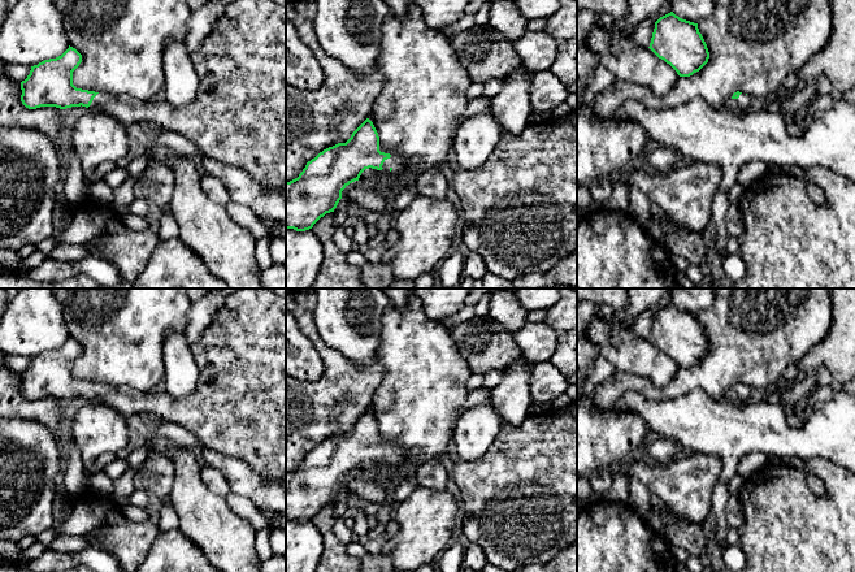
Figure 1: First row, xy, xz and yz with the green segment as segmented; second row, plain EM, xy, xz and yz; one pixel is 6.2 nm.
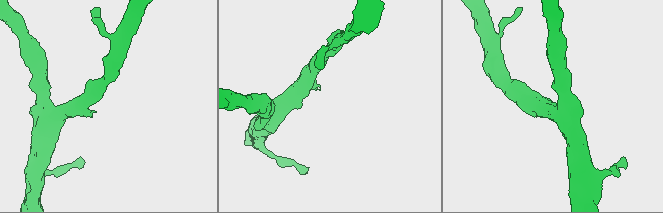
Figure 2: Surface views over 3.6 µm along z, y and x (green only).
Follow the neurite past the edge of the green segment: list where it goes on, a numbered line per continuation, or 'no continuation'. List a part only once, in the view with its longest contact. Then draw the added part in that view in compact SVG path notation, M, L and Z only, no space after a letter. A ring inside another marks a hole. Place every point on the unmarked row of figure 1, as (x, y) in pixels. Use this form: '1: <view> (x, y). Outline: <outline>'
1: xz (396, 454). Outline: M391 446L390 450L385 451L382 459L383 462L389 462L389 463L391 462L392 464L398 464L403 462L407 455L415 455L415 454L417 454L417 450L412 450L407 452L400 447Z

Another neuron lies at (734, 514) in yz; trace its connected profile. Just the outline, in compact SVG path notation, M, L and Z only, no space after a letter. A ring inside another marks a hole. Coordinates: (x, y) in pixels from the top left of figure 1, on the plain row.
M730 495L725 507L729 526L739 529L745 521L743 506L738 495Z

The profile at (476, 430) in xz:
M491 400L465 410L452 434L452 452L466 462L478 460L494 443L502 424Z

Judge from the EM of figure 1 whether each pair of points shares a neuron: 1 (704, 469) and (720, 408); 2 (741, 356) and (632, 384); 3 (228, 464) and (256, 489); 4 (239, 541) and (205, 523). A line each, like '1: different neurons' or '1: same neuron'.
1: different neurons
2: same neuron
3: same neuron
4: same neuron

